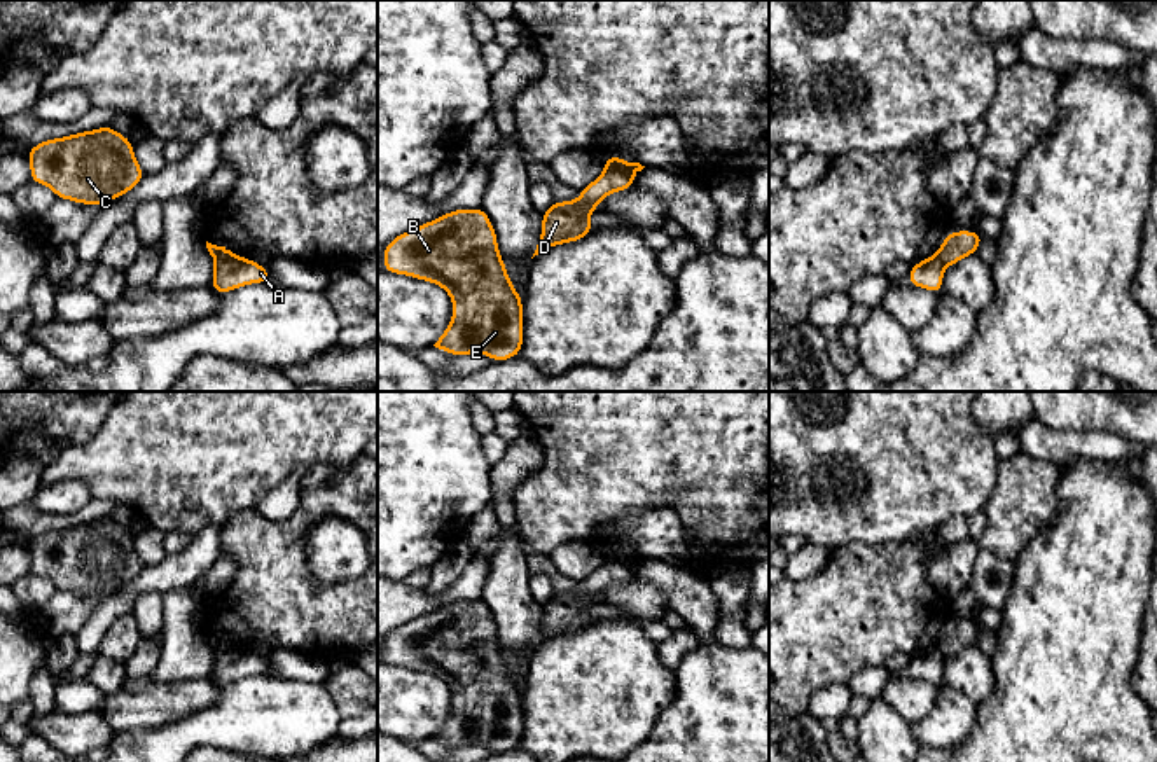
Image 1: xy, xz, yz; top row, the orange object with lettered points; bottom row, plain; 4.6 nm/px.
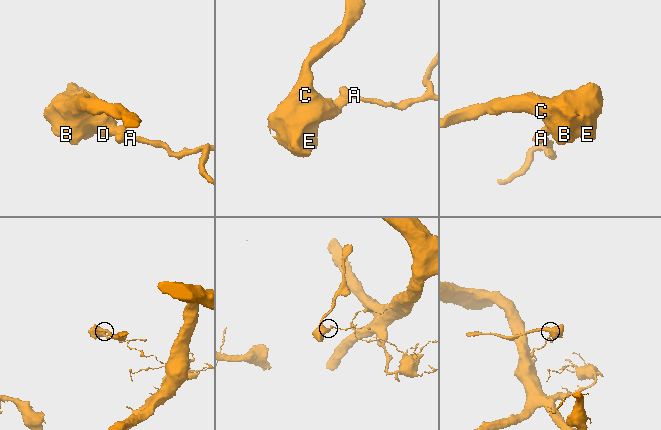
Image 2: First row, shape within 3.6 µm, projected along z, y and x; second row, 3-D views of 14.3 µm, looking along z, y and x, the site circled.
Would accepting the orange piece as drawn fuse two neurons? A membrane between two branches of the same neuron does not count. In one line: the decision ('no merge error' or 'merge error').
merge error

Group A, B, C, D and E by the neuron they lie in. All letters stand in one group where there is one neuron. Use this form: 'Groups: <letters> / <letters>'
Groups: A / B C D E

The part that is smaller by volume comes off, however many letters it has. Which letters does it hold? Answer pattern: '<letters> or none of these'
B, C, D, E

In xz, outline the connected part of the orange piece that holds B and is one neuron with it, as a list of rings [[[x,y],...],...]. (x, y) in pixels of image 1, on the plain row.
[[[460,599],[437,608],[423,617],[412,619],[395,627],[383,641],[383,661],[391,666],[412,668],[421,673],[432,673],[444,680],[453,692],[453,711],[433,736],[449,746],[482,745],[493,753],[516,750],[524,732],[523,725],[523,689],[516,683],[507,666],[507,659],[498,643],[496,622],[491,610],[481,599]]]

